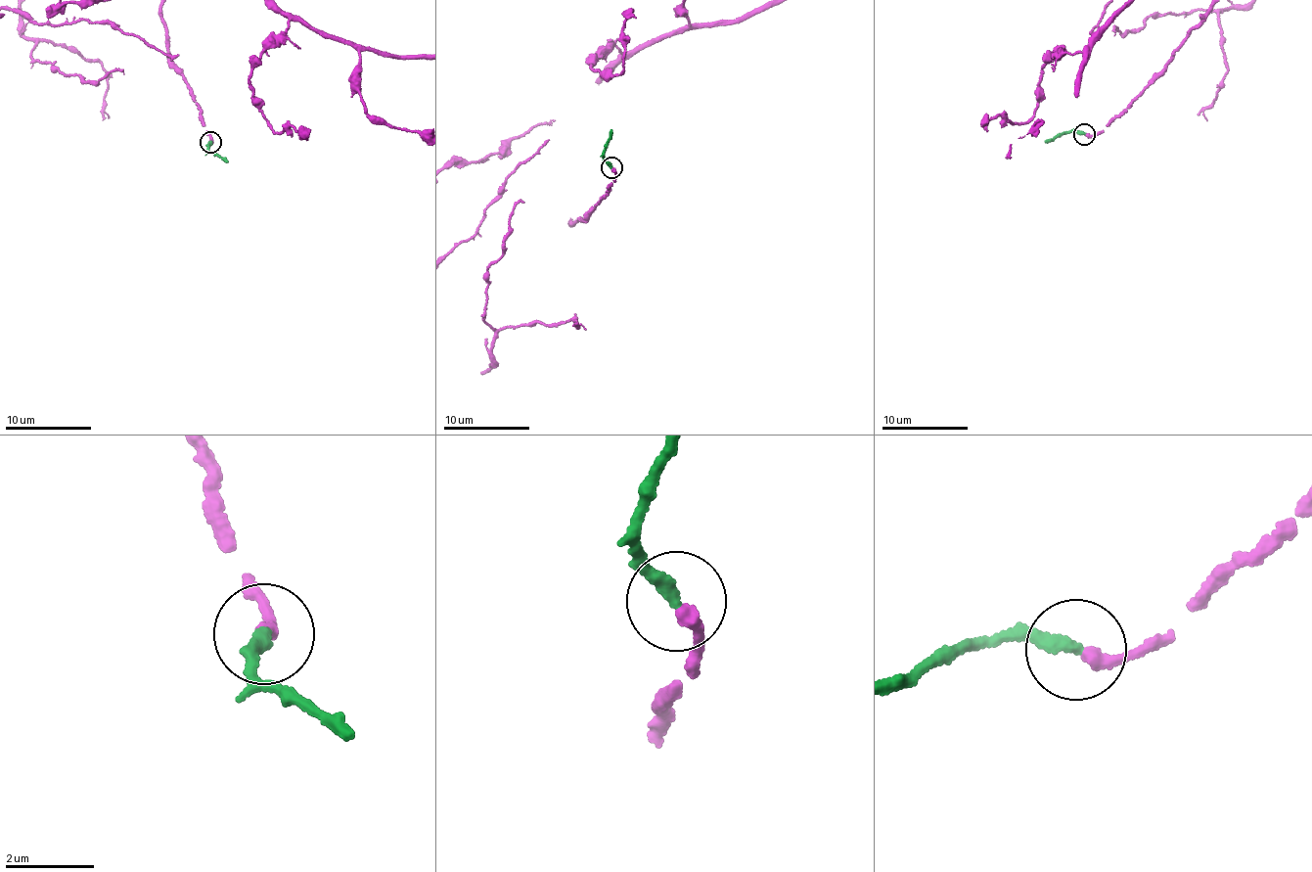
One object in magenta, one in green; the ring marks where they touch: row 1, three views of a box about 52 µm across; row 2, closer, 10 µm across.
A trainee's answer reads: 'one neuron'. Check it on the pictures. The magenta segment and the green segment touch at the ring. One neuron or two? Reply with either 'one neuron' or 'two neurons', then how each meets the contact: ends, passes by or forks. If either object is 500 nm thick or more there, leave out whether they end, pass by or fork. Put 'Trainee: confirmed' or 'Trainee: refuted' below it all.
one neuron; magenta ends; green ends
Trainee: confirmed

